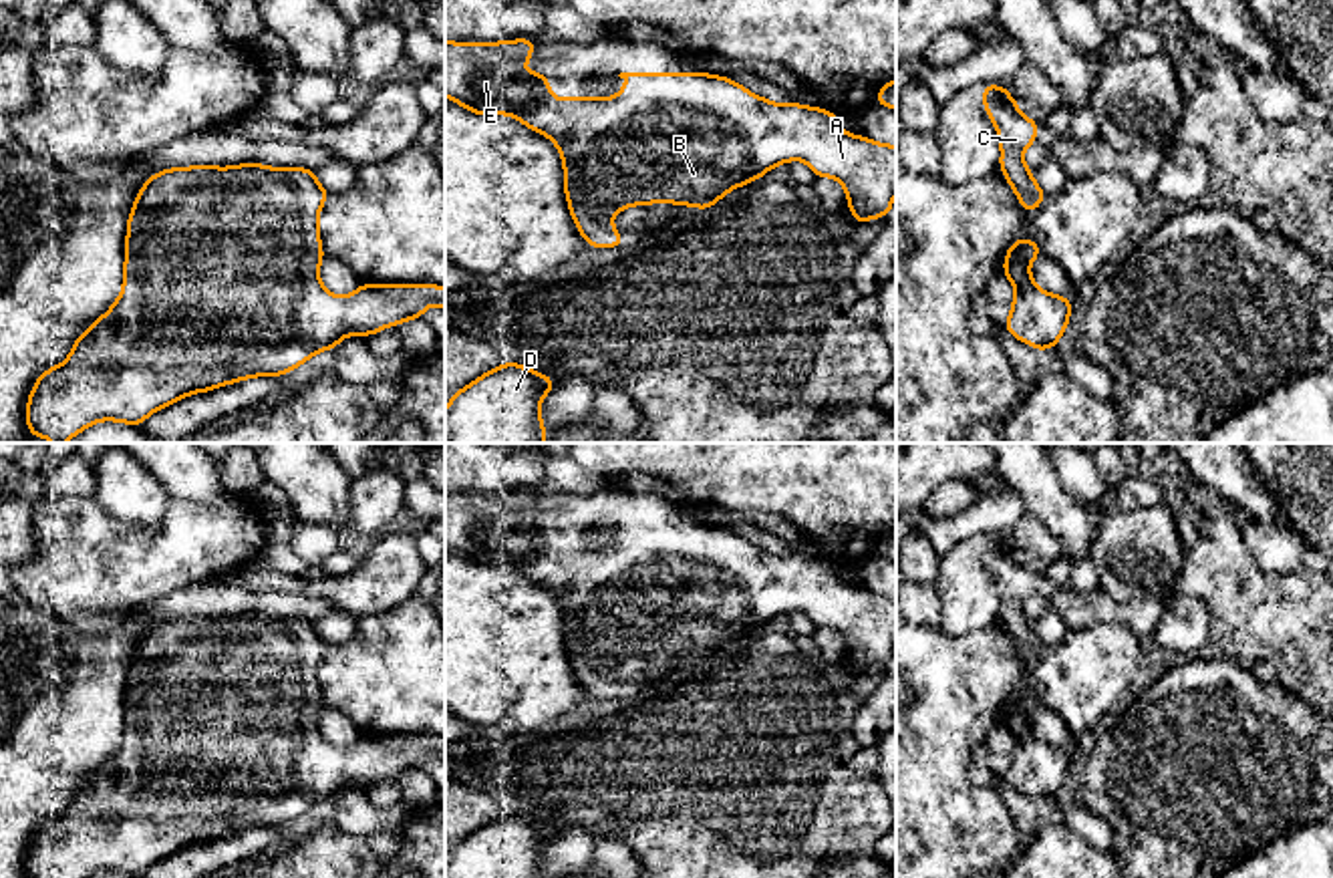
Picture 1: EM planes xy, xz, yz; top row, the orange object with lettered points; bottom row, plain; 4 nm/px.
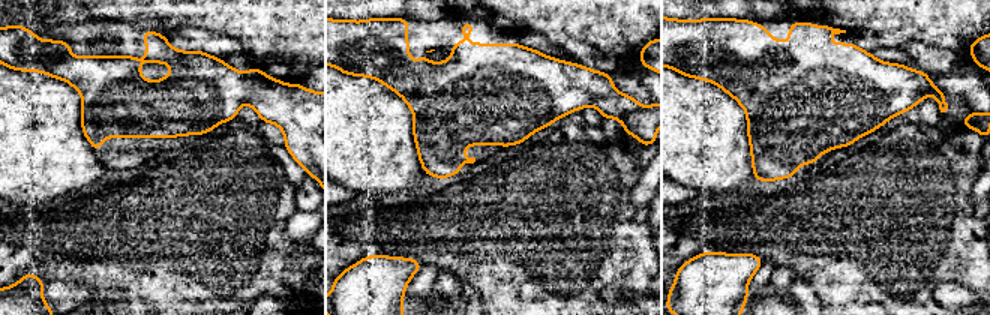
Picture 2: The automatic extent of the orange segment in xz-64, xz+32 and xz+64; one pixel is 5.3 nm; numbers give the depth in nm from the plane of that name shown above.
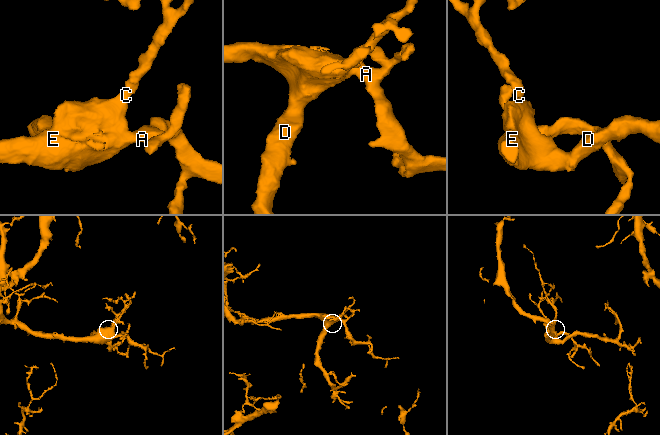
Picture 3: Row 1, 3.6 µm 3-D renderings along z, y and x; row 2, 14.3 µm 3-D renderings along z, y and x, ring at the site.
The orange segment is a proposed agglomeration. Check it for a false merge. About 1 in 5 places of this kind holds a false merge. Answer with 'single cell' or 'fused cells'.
single cell

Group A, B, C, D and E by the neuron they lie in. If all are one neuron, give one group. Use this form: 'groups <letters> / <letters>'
groups A B C D E

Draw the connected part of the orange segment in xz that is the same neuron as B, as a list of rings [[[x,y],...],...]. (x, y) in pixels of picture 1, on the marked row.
[[[534,38],[503,42],[449,42],[445,40],[445,97],[475,115],[511,115],[522,125],[552,139],[564,161],[564,191],[572,220],[590,248],[620,248],[624,236],[610,217],[628,205],[677,203],[697,209],[713,207],[725,193],[749,181],[761,179],[775,165],[799,159],[811,167],[816,177],[838,179],[848,195],[854,222],[888,217],[896,193],[896,145],[882,145],[858,137],[838,125],[830,109],[799,103],[777,105],[753,95],[733,79],[707,72],[620,72],[628,85],[618,97],[600,99],[556,99],[550,93],[548,75],[530,68]]]

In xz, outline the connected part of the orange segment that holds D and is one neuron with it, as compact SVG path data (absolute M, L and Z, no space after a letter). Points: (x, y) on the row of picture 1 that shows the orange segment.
M503 362L445 407L445 443L546 443L542 399L556 387L548 375Z

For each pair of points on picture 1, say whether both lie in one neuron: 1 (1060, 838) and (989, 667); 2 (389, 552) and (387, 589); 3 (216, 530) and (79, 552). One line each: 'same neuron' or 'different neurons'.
1: different neurons
2: same neuron
3: same neuron

